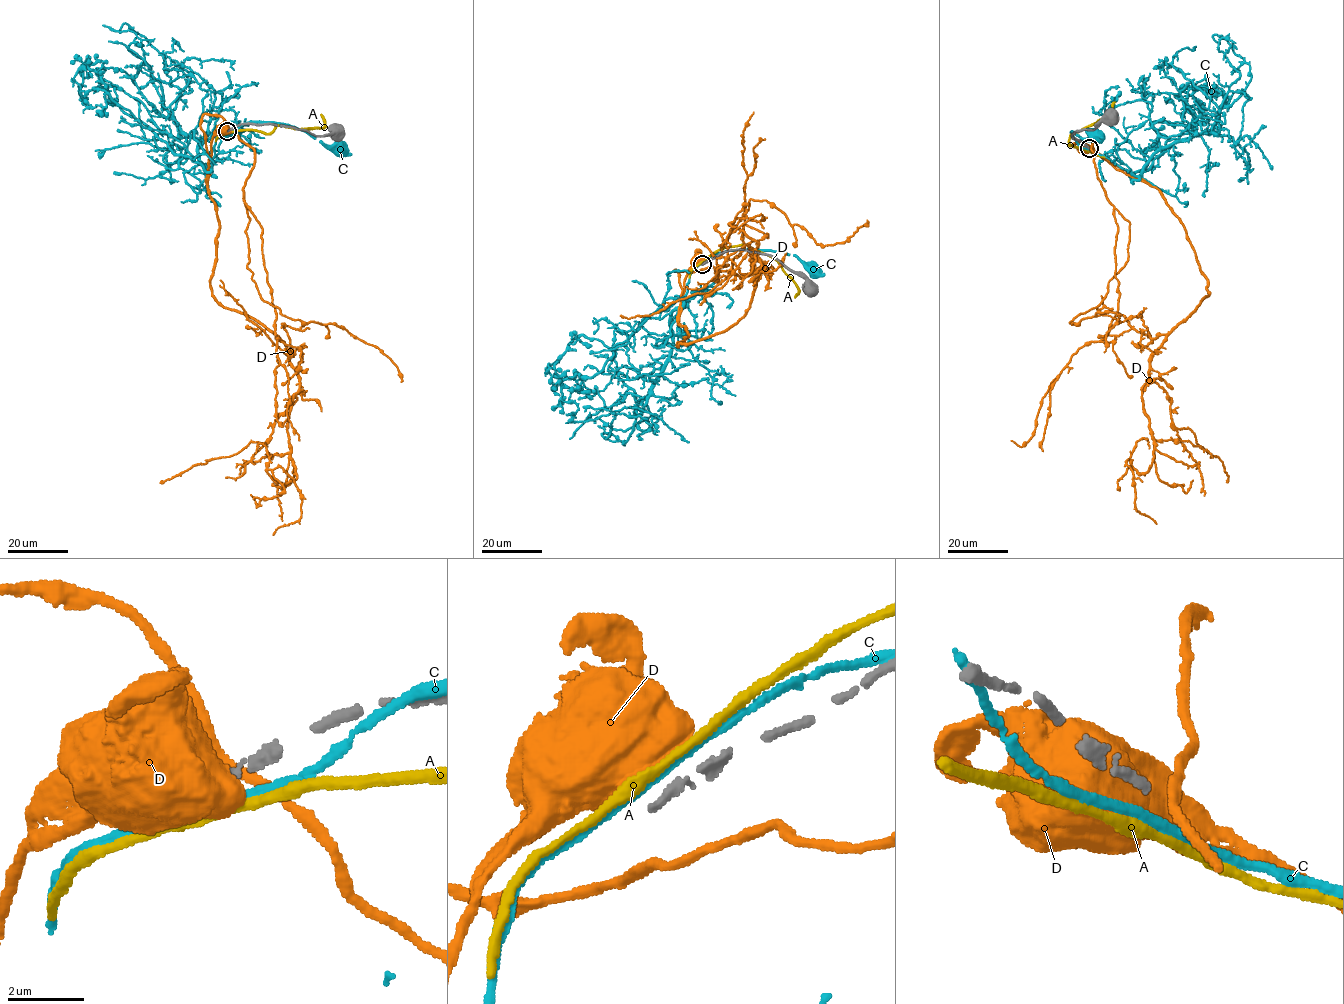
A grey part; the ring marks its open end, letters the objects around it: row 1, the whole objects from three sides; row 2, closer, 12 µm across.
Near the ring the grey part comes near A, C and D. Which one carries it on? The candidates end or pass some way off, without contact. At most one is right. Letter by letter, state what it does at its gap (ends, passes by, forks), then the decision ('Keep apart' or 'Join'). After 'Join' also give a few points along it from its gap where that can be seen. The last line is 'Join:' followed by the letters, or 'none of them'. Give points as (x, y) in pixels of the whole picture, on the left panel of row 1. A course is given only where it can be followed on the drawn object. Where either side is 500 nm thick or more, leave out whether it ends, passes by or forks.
A: It passes by. Keep apart
C: It passes by. Keep apart
D: Keep apart
Join: none of them

